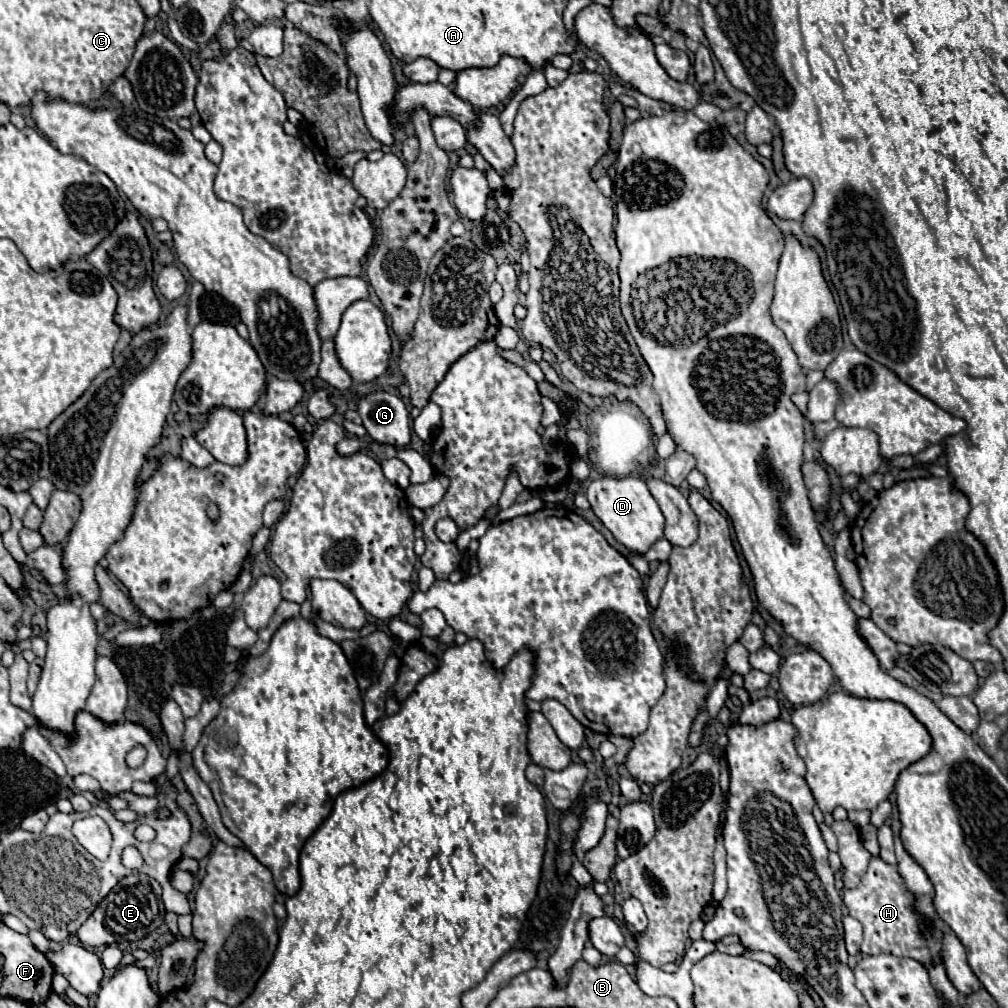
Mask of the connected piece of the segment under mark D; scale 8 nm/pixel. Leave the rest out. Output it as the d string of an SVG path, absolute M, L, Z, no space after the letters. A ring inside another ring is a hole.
M601 477L589 483L587 487L587 501L591 503L593 513L603 521L603 525L613 533L613 537L623 543L627 549L633 551L647 551L657 539L663 537L663 515L655 501L655 497L649 493L643 479L637 477Z

